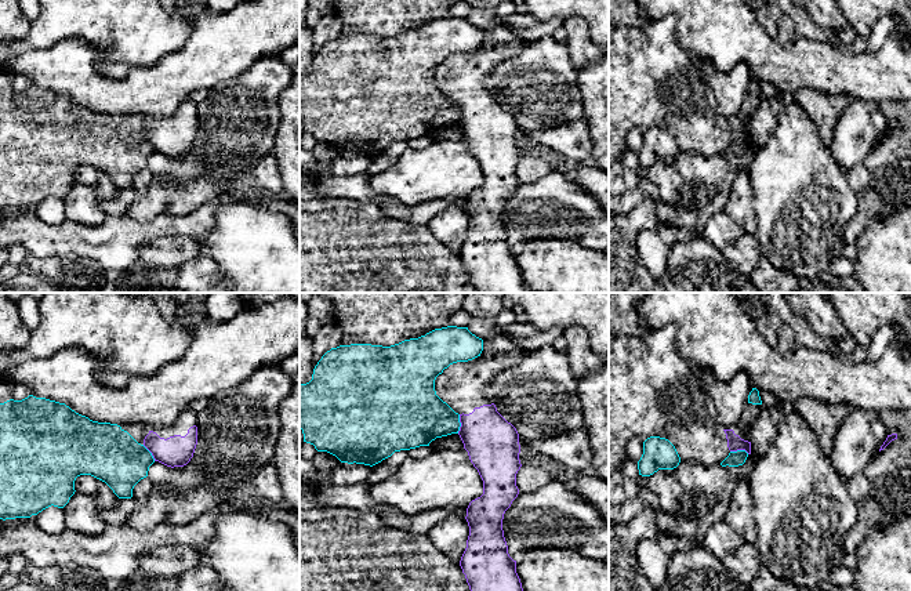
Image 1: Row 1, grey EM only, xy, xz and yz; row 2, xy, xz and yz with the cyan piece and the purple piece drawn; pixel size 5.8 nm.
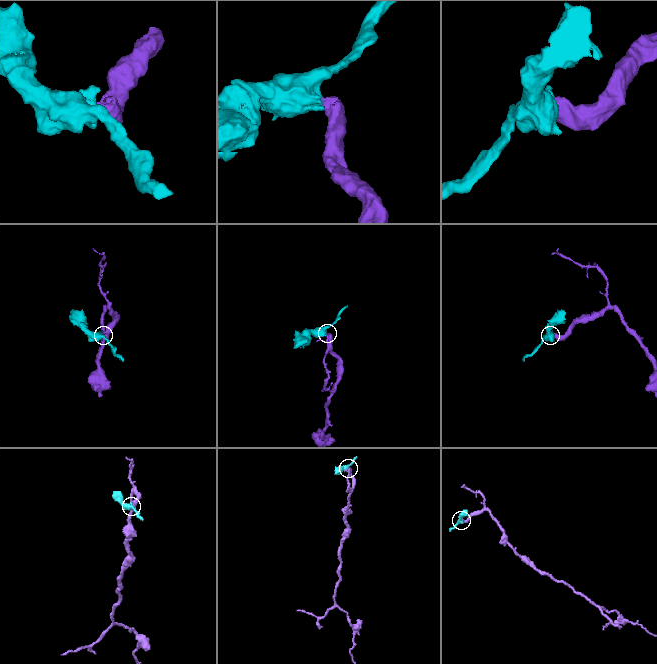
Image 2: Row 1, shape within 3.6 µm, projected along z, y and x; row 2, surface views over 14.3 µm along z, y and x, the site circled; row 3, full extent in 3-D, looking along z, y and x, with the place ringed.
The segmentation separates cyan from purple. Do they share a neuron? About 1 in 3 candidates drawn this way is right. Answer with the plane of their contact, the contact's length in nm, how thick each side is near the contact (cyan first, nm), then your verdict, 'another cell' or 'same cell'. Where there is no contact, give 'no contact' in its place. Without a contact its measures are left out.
xz | 110 nm | 320/300 nm | another cell

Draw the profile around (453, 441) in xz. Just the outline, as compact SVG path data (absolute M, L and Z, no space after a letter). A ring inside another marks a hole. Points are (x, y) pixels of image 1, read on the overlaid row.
M458 434L436 438L429 443L431 452L440 452L444 449L461 450L464 443Z

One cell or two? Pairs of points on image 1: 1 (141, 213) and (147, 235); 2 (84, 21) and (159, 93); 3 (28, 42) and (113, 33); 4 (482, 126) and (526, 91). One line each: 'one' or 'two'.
1: two
2: two
3: one
4: two

